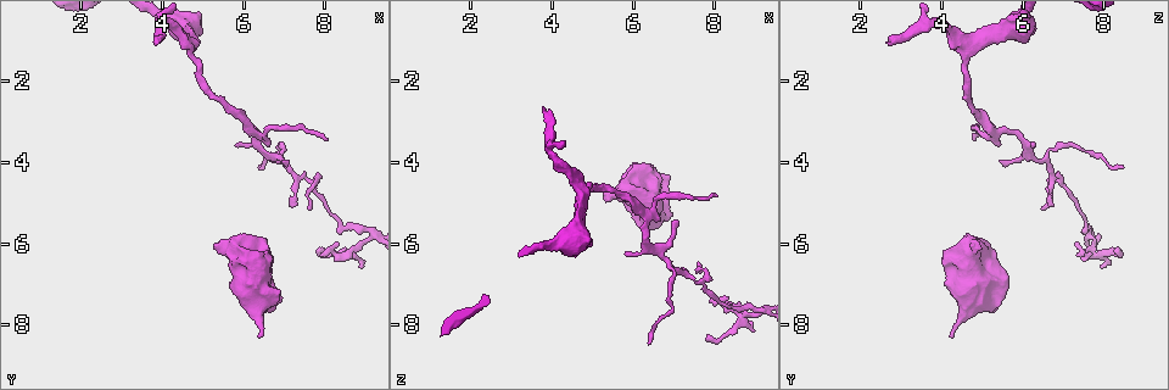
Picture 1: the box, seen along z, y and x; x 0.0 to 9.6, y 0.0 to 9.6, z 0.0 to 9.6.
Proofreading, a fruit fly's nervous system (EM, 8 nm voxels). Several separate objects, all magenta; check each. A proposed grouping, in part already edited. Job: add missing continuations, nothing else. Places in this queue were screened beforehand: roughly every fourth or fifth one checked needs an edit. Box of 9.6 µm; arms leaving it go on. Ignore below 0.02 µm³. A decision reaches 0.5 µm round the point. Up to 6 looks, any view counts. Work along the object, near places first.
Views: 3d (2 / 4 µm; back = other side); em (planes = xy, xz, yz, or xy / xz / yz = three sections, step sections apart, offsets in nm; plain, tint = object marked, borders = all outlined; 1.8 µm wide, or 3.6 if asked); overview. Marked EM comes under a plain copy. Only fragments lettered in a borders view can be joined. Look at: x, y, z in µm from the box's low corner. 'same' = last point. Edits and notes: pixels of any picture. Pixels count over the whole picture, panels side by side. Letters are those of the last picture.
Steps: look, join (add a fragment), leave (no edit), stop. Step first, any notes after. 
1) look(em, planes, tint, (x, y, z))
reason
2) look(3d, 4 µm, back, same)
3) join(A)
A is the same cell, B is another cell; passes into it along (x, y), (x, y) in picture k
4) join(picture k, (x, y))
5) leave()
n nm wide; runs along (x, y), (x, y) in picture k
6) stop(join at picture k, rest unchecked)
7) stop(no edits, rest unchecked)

look(3d, 2 µm, (3.85, 1.10, 2.65))
an open end

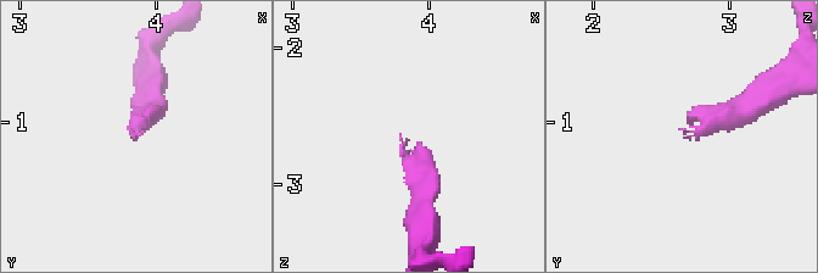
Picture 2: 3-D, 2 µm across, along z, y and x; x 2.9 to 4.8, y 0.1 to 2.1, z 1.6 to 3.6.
look(em, 3.6 µm, planes, borders, (3.82, 1.06, 2.66))

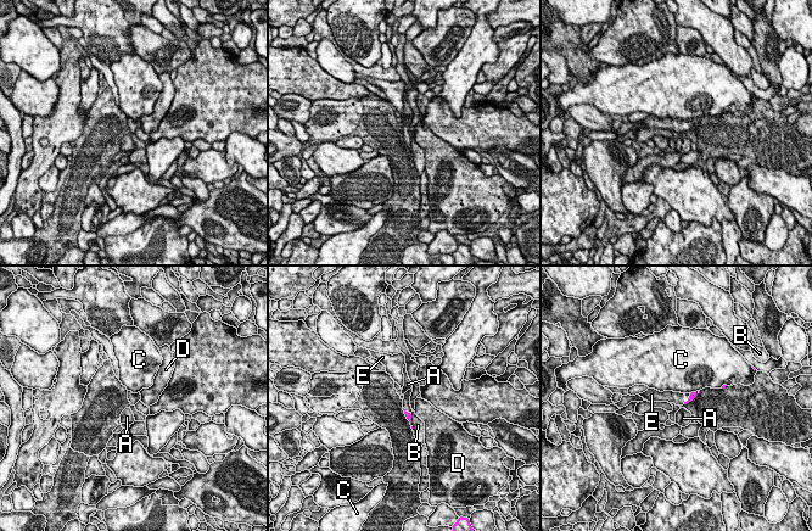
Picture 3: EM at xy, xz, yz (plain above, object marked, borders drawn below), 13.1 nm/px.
join(E)
E is the same cell, A, B, C and D are other cells; it goes on there

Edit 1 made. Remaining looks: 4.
look(em, 3.6 µm, planes, tint, (4.70, 1.10, 4.80))
three arms meet

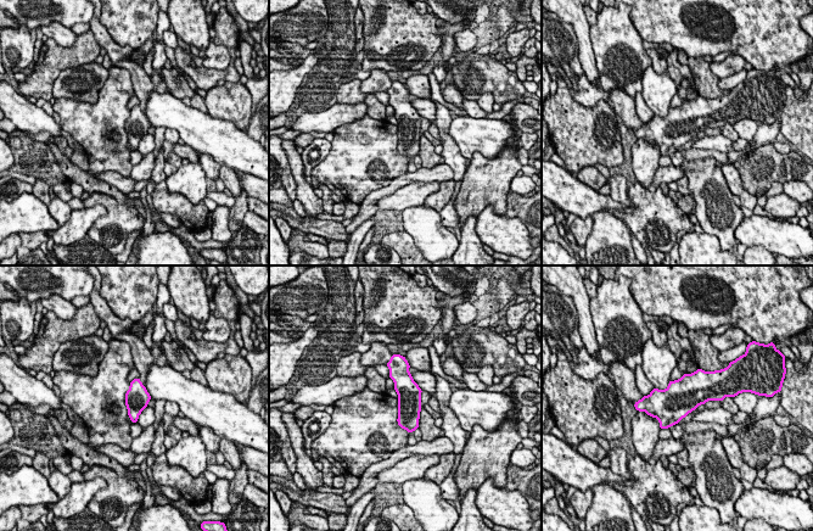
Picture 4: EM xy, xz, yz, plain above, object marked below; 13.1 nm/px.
look(em, 3.6 µm, planes, borders, same)

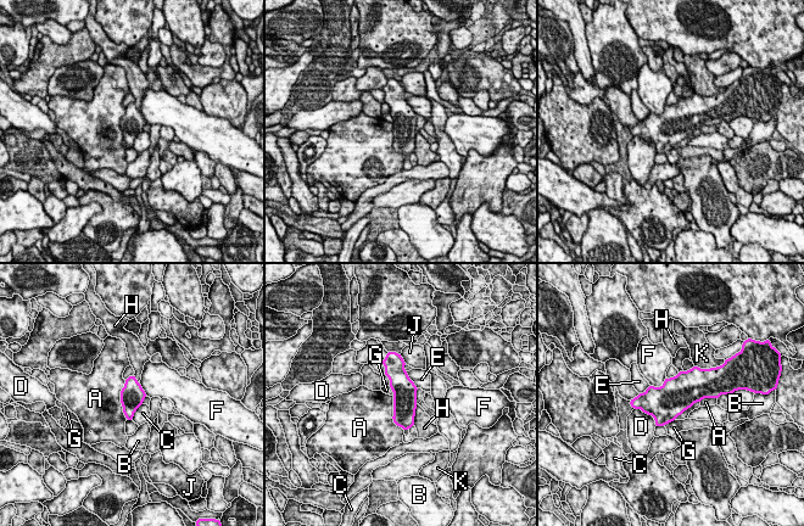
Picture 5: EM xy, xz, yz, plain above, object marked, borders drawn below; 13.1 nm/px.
leave()
A, B, C, D, E, F, G, H, J and K are other cells; runs along (400, 364), (406, 426) in picture 5; no lettered fragment goes on from it

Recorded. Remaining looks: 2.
look(em, xz, step 4, borders, (7.85, 6.15, 8.35))

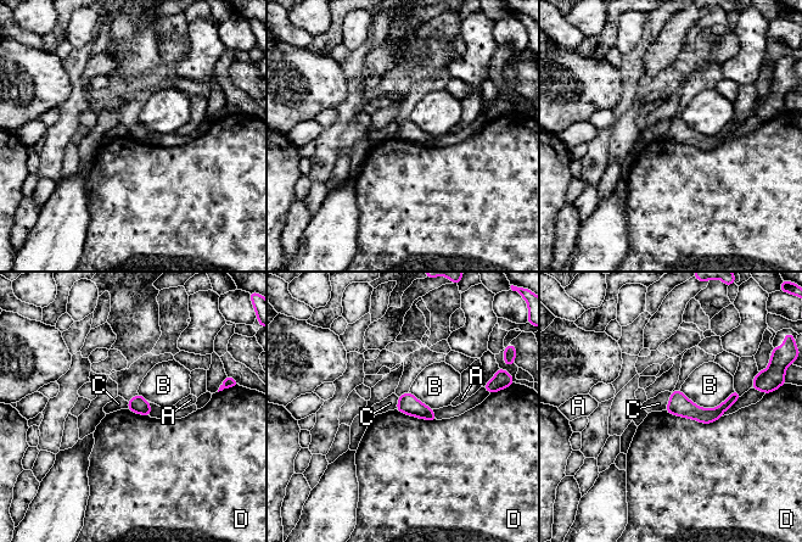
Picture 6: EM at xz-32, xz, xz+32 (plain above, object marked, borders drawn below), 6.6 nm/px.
look(em, planes, borders, same)

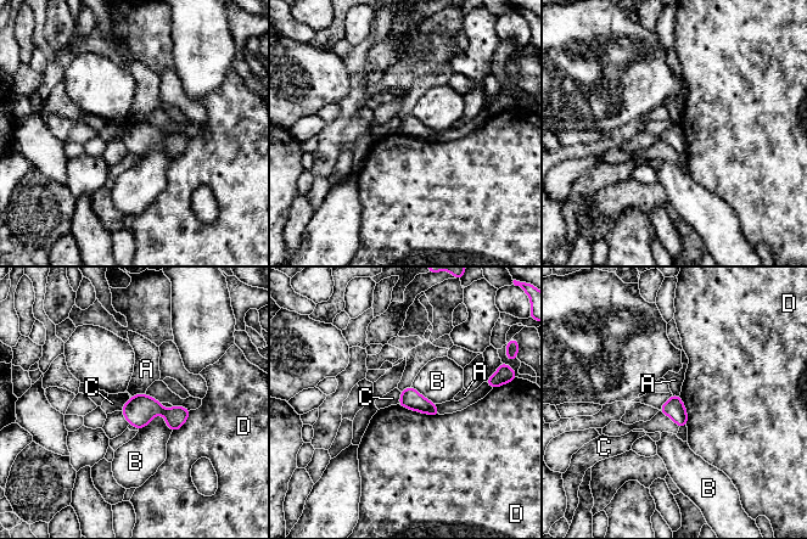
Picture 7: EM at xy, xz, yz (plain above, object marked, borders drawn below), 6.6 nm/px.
leave()
A, B, C and D are other cells; border along (397, 404), (422, 413), (440, 415) in picture 7; none of them fits

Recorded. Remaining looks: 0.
stop(join at picture 3, rest unchecked)

